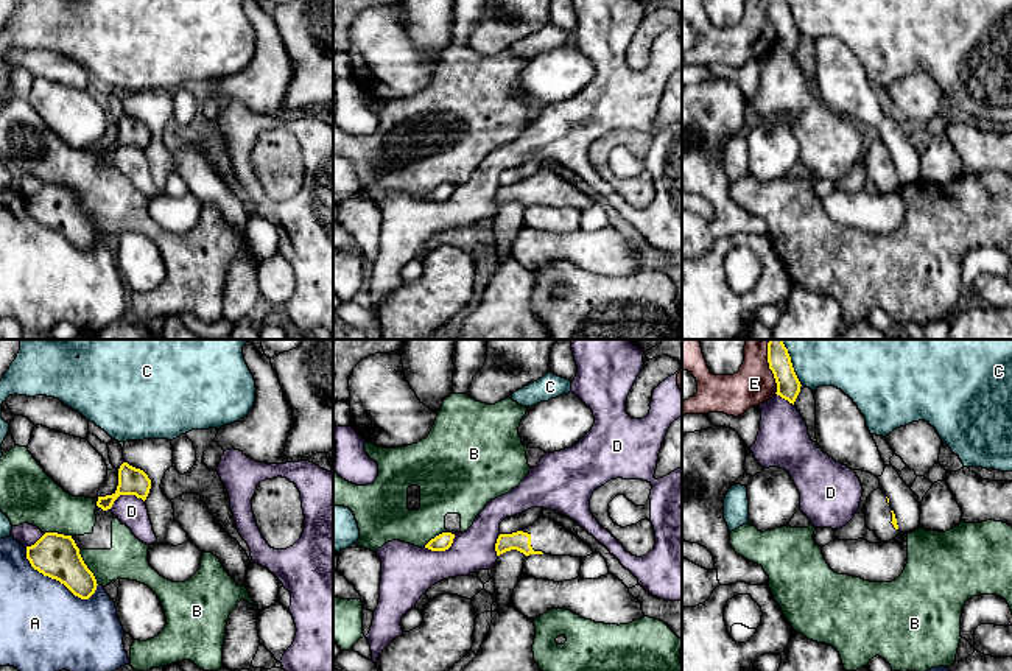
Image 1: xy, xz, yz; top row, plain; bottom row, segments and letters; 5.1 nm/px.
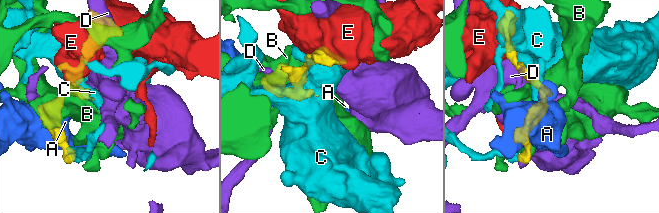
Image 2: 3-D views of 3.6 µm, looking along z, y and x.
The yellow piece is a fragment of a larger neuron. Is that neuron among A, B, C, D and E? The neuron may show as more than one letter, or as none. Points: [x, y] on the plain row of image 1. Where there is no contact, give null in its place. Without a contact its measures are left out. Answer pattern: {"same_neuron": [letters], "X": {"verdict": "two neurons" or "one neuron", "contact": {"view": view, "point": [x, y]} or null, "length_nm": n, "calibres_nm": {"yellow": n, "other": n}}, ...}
{"same_neuron": [], "A": {"verdict": "two neurons", "contact": {"view": "xy", "point": [55, 229]}, "length_nm": 440, "calibres_nm": {"yellow": 220, "other": 440}}, "B": {"verdict": "two neurons", "contact": {"view": "xy", "point": [86, 218]}, "length_nm": 220, "calibres_nm": {"yellow": 220, "other": 200}}, "C": {"verdict": "two neurons", "contact": {"view": "yz", "point": [793, 19]}, "length_nm": 200, "calibres_nm": {"yellow": 130, "other": 200}}, "D": {"verdict": "two neurons", "contact": {"view": "xy", "point": [125, 145]}, "length_nm": 190, "calibres_nm": {"yellow": 140, "other": 160}}, "E": {"verdict": "two neurons", "contact": {"view": "yz", "point": [771, 21]}, "length_nm": 240, "calibres_nm": {"yellow": 130, "other": 220}}}

